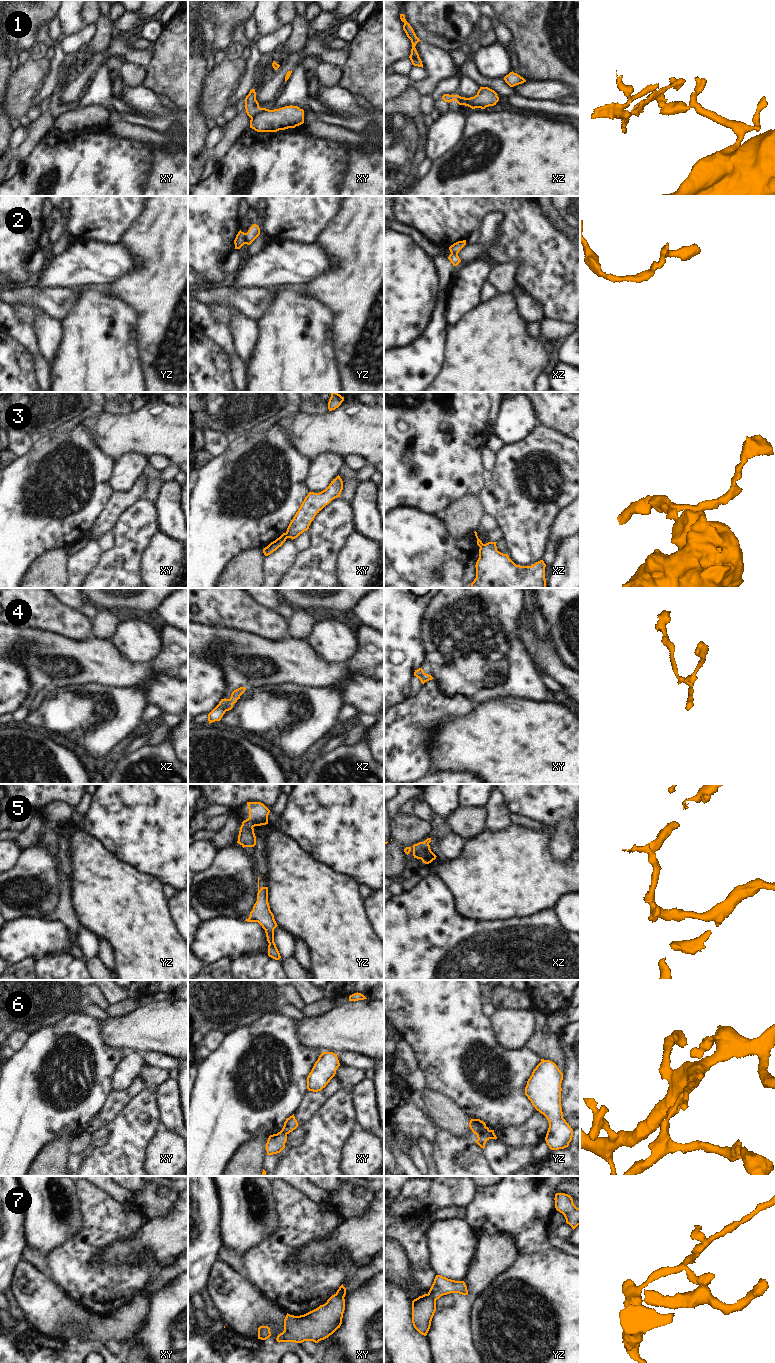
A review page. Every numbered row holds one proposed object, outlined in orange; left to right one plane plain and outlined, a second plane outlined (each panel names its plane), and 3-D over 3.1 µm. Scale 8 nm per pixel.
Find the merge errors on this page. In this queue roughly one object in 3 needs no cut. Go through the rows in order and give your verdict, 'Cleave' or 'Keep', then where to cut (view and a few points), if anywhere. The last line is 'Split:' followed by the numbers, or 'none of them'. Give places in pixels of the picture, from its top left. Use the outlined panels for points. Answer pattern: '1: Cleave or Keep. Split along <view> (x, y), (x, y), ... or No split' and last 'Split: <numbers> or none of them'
1: Cleave. Split along xy (259, 107), (251, 118)
2: Cleave. Split along yz (245, 233), (246, 243)
3: Cleave. Split along xy (285, 533), (287, 537)
4: Cleave. Split along xz (229, 699), (224, 711)
5: Keep. No split
6: Cleave. Split along yz (488, 1129), (483, 1133), (476, 1134)
7: Cleave. Split along xy (335, 1294), (343, 1297)
Split: 1, 2, 3, 4, 6, 7.

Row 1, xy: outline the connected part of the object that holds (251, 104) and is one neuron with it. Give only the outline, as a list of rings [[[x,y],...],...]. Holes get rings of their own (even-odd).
[[[255,89],[250,90],[249,94],[245,98],[245,109],[247,115],[252,118],[254,113],[259,109],[259,103],[256,100]]]

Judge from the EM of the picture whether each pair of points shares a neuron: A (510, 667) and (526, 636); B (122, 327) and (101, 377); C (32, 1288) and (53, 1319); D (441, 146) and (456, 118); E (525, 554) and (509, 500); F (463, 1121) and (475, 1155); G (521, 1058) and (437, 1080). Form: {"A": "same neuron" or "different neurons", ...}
{"A": "different neurons", "B": "same neuron", "C": "same neuron", "D": "same neuron", "E": "same neuron", "F": "different neurons", "G": "same neuron"}

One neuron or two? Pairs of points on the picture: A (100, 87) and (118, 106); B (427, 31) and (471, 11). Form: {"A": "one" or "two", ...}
{"A": "one", "B": "one"}

